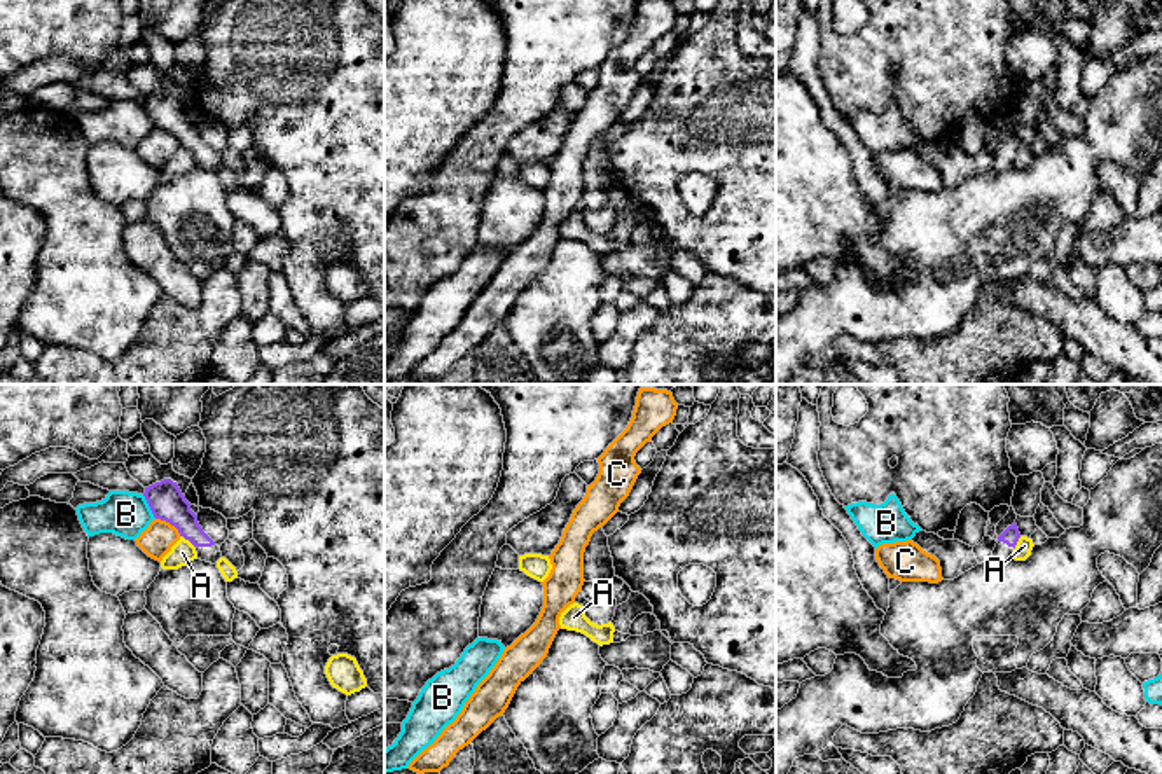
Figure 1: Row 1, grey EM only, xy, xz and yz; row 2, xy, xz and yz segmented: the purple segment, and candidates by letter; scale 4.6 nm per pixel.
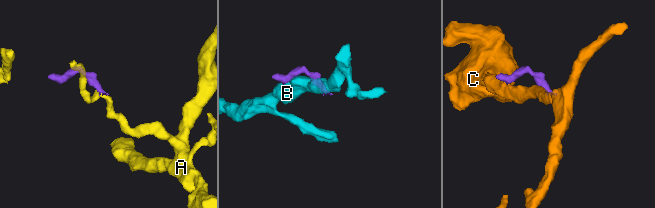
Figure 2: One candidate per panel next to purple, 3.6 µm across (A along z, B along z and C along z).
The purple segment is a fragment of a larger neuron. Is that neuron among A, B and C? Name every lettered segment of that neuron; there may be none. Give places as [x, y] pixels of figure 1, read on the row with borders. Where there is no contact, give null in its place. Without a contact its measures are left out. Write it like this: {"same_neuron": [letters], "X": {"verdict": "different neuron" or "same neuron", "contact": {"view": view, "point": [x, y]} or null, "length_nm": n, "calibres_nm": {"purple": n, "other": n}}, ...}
{"same_neuron": [], "A": {"verdict": "different neuron", "contact": {"view": "xy", "point": [189, 540]}, "length_nm": 100, "calibres_nm": {"purple": 160, "other": 110}}, "B": {"verdict": "different neuron", "contact": {"view": "xy", "point": [149, 505]}, "length_nm": 130, "calibres_nm": {"purple": 160, "other": 220}}, "C": {"verdict": "different neuron", "contact": {"view": "xy", "point": [170, 523]}, "length_nm": 150, "calibres_nm": {"purple": 160, "other": 150}}}

